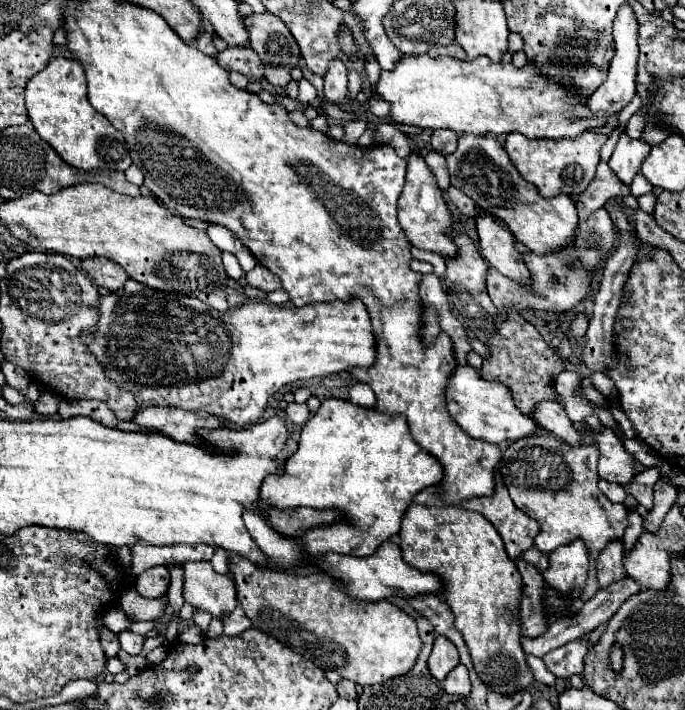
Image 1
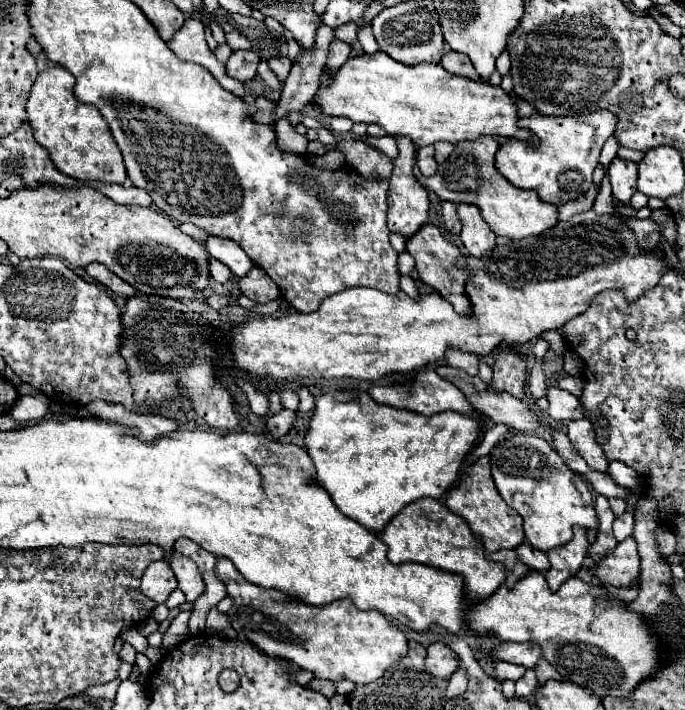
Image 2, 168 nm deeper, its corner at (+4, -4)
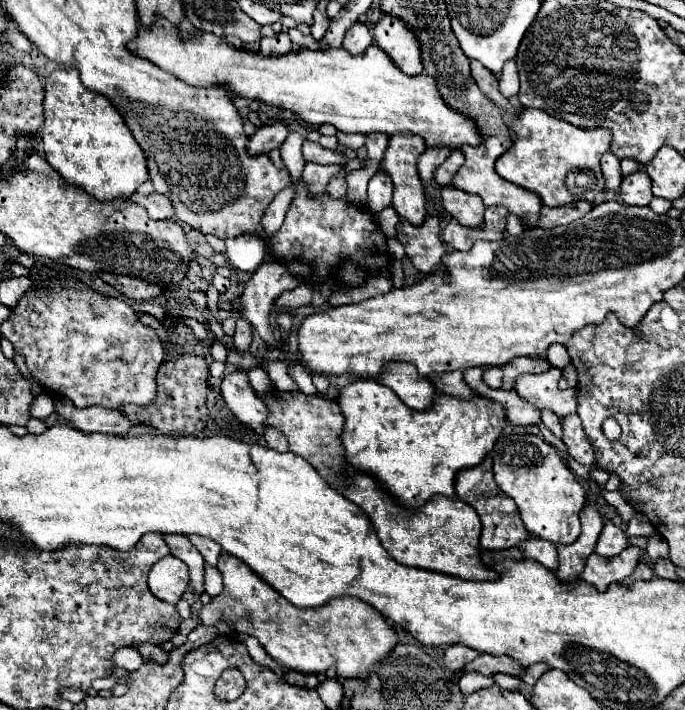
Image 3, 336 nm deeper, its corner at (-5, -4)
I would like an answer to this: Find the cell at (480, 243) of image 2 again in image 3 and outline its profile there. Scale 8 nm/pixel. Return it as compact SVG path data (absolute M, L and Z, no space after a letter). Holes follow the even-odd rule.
M448 185L442 189L442 203L460 225L468 229L484 227L484 203L478 195L468 195Z

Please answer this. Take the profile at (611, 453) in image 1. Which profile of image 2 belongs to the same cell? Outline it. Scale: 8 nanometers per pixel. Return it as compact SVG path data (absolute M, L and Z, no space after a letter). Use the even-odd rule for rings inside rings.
M577 419L577 421L569 421L567 425L567 437L573 443L573 447L577 449L577 453L587 461L587 465L595 471L607 471L609 463L607 459L603 459L603 453L599 451L599 443L595 439L593 433L593 425L587 419Z

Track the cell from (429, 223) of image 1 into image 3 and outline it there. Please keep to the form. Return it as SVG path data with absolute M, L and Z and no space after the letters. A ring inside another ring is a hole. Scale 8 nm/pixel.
M390 135L390 143L386 149L386 155L380 163L380 169L388 171L392 181L394 181L394 199L392 199L392 207L396 209L396 213L410 221L412 225L420 225L426 219L426 195L424 195L424 187L422 187L422 179L416 171L416 163L420 153L426 149L424 139L416 137L416 135Z

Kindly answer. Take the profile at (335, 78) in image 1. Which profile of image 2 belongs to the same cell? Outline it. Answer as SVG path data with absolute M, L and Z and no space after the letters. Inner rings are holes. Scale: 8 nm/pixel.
M333 39L329 47L329 55L327 55L327 71L335 73L349 59L349 55L351 55L351 45L345 41Z

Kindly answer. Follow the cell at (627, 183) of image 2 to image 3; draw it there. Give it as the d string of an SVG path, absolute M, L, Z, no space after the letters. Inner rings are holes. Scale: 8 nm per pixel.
M636 171L632 175L626 175L622 185L620 185L620 199L626 205L648 205L652 199L652 191L650 191L650 179L648 173L644 171Z

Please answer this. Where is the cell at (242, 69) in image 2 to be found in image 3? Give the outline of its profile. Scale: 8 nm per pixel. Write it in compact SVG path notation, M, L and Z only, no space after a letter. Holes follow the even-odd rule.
M278 33L274 37L264 37L260 41L260 53L264 53L266 57L270 55L286 55L292 51L292 41L286 33Z

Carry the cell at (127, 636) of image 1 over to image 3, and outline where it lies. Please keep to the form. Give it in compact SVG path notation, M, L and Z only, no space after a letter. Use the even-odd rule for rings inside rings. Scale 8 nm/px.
M122 647L120 651L116 651L114 655L114 663L126 671L136 671L140 665L144 665L144 659L140 655L138 649L134 647Z

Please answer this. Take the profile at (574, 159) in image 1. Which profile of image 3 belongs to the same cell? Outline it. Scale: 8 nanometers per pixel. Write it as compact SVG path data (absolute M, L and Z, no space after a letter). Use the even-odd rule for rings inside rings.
M524 109L520 119L514 119L512 131L516 133L514 145L496 161L496 171L500 177L504 177L510 183L516 183L524 189L536 191L542 199L544 205L548 207L560 207L564 203L574 203L580 199L594 201L594 197L602 191L604 187L604 175L600 169L600 157L608 151L610 141L612 141L612 131L604 131L604 127L596 129L580 129L572 127L570 123L556 119L552 115L546 115L540 109Z

